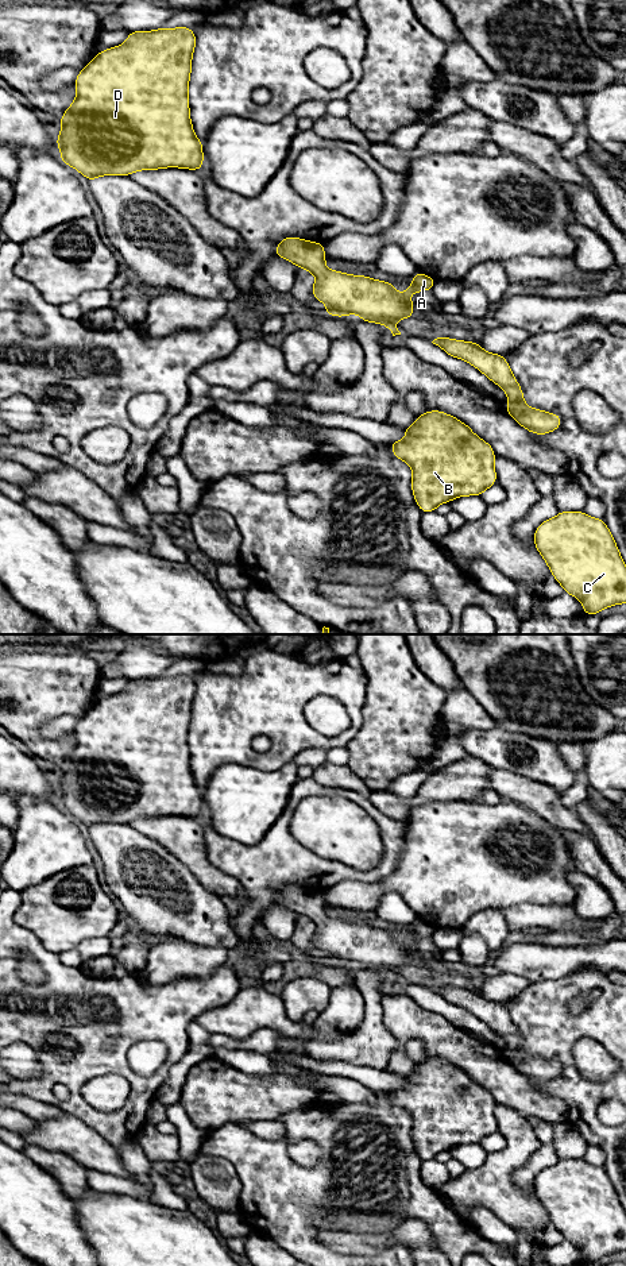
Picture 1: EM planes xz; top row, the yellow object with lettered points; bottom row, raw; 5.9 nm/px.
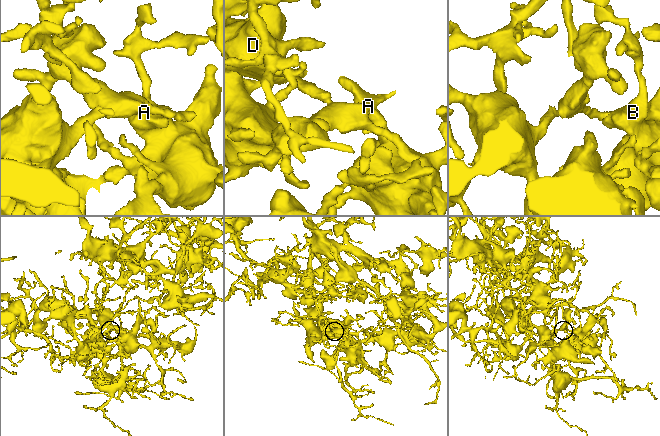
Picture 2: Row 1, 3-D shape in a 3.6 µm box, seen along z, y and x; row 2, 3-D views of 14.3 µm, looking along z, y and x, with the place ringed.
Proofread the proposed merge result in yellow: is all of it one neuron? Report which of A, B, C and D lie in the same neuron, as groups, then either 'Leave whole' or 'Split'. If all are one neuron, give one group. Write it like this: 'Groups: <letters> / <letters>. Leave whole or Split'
Groups: A B C D. Leave whole

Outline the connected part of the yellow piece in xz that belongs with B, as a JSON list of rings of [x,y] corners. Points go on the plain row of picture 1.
[[[426,1059],[403,1078],[406,1085],[390,1096],[411,1115],[411,1138],[424,1161],[457,1145],[482,1143],[496,1131],[492,1095],[456,1065]]]

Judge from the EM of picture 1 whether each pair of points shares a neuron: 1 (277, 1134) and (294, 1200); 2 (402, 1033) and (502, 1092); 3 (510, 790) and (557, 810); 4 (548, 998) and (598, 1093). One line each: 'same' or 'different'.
1: different
2: same
3: same
4: same

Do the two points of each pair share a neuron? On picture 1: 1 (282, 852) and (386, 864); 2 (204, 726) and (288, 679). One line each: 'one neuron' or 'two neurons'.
1: one neuron
2: one neuron

